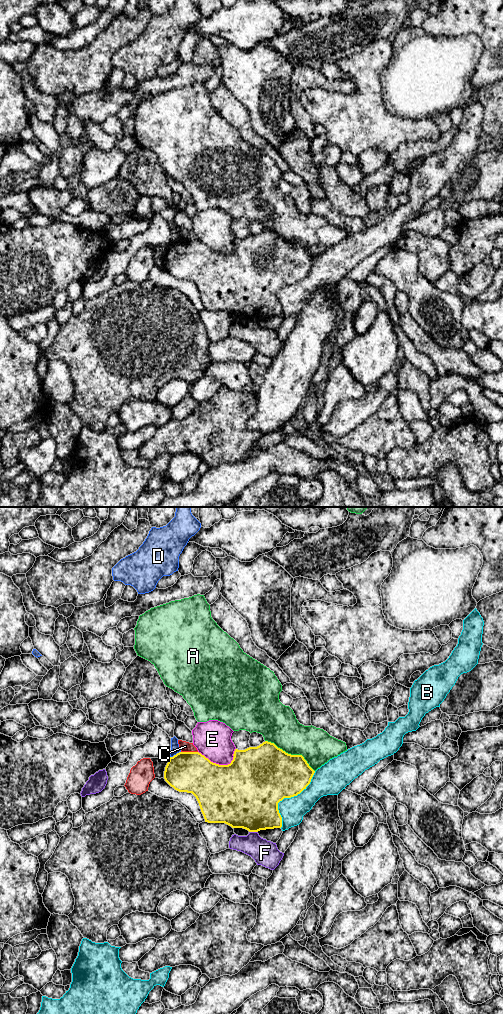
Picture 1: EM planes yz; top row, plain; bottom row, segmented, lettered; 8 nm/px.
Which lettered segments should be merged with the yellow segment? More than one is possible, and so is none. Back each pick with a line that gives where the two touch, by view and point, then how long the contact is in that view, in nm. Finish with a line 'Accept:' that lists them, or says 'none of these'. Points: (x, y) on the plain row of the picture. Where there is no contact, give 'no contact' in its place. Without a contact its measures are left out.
Accept: none of these

